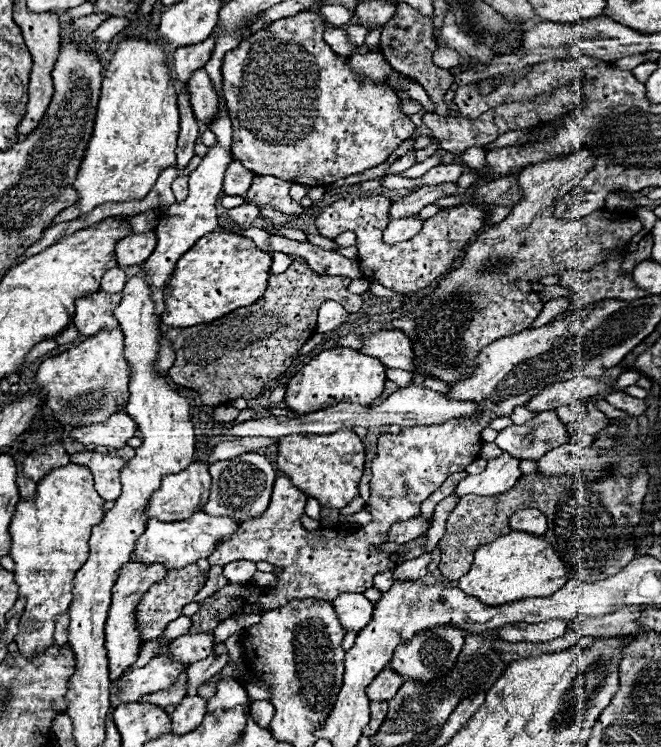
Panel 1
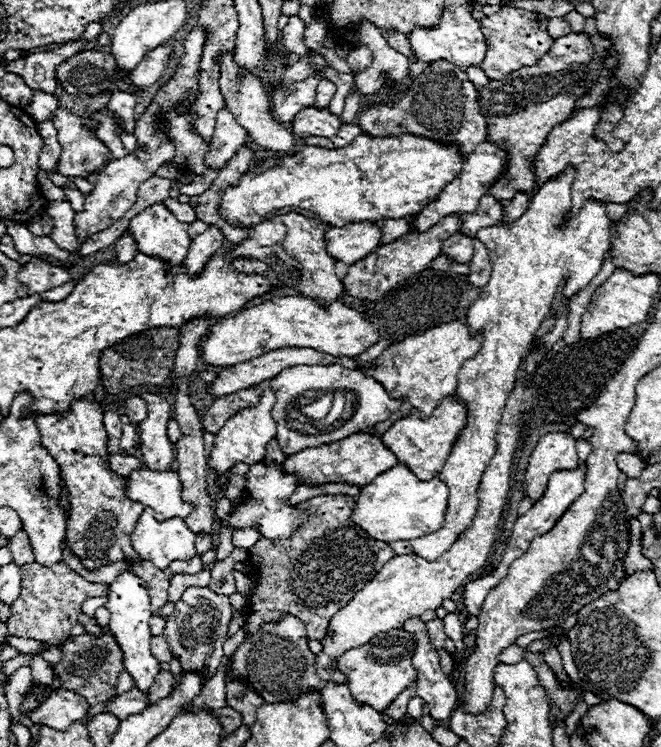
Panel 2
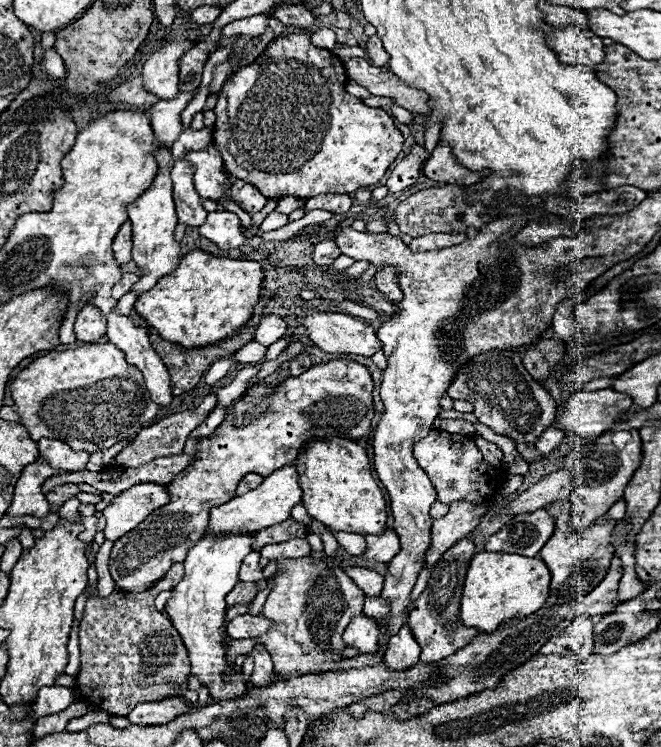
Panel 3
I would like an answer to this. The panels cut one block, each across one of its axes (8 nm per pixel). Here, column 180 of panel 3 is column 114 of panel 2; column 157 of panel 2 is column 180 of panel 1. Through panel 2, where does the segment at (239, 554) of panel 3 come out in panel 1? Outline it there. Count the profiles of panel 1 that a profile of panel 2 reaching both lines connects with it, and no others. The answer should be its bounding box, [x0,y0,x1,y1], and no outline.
[110,640,188,712]

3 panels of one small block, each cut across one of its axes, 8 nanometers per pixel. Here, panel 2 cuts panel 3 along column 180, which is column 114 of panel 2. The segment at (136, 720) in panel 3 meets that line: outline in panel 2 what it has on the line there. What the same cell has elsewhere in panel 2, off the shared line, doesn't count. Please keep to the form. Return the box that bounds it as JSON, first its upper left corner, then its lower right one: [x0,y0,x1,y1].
[106,688,148,720]

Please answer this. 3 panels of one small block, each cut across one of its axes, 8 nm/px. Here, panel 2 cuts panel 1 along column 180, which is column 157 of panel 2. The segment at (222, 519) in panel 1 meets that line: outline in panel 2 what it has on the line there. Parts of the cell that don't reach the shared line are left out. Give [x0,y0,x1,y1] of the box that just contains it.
[130,506,196,570]

